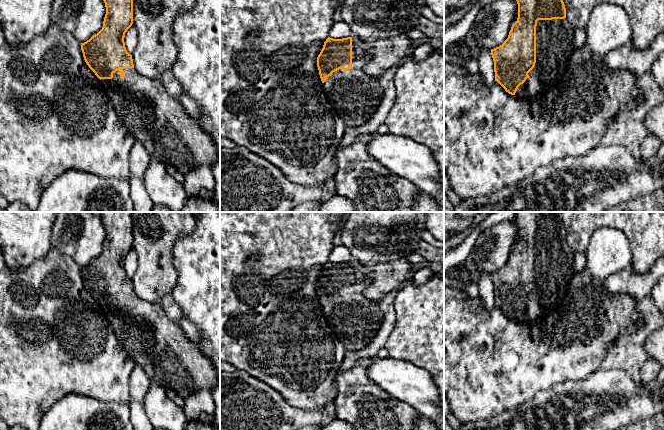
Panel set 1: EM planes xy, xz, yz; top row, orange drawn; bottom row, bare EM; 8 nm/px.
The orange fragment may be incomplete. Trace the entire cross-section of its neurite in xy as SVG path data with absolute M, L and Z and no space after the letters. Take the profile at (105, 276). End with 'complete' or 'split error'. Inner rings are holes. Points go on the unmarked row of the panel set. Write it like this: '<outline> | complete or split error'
M103 212L100 218L105 227L106 238L102 253L89 264L81 267L83 281L89 292L100 303L121 346L154 382L166 390L173 390L186 399L200 391L211 391L220 385L218 373L210 359L185 335L179 322L173 321L163 310L161 304L149 303L141 299L133 288L132 279L125 271L124 261L133 248L133 212Z | split error

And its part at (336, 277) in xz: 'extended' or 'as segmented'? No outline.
extended

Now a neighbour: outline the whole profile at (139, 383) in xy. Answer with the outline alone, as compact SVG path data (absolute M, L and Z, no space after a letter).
M135 365L129 379L131 401L143 403L151 383L145 371L139 365Z

